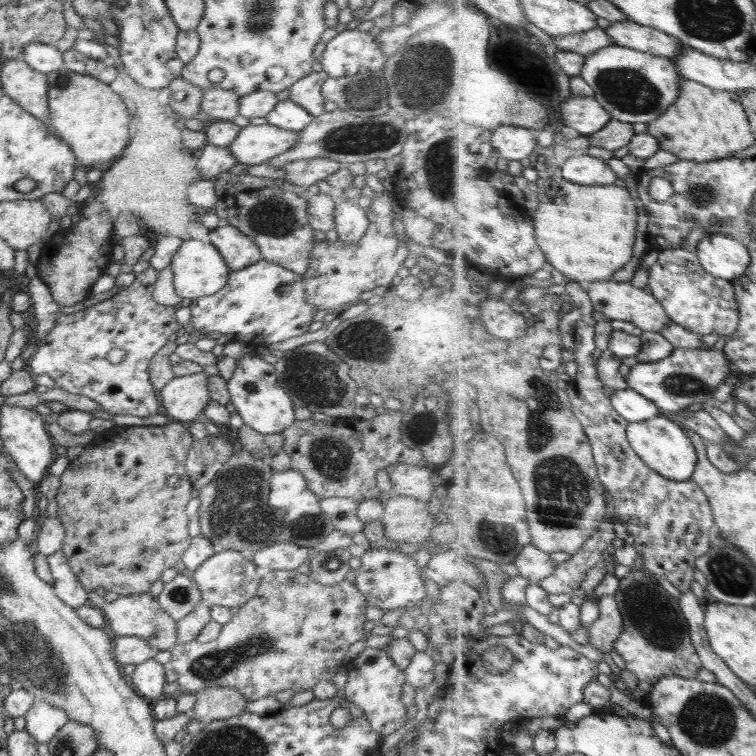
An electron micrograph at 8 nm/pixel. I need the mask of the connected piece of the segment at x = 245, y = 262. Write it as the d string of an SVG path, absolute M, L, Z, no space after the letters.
M222 223L209 230L206 239L216 247L232 271L246 268L263 259L256 242L228 224Z

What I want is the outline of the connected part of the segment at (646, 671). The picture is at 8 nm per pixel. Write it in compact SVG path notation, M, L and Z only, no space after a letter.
M634 566L634 572L628 573L625 577L621 578L621 587L616 595L618 602L620 603L620 608L622 609L622 614L624 614L626 630L622 633L622 636L615 642L615 650L624 658L627 669L635 673L640 681L651 683L652 686L654 686L660 679L669 676L683 676L684 678L690 679L697 678L699 672L703 670L703 660L700 658L696 645L693 643L691 635L691 624L689 623L688 617L683 611L681 601L678 601L678 599L674 598L674 596L670 594L670 592L667 592L664 589L664 586L660 584L660 579L658 579L655 575L648 573L644 568L637 570Z

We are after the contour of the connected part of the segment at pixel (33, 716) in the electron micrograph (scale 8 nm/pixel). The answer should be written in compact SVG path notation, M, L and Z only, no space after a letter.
M35 699L25 718L24 730L29 732L38 743L48 744L58 730L68 722L69 716L65 710Z

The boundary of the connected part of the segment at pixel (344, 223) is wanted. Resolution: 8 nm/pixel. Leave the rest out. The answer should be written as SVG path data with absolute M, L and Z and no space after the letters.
M337 194L336 200L335 230L344 242L357 245L369 225L366 212L355 201L341 198Z

